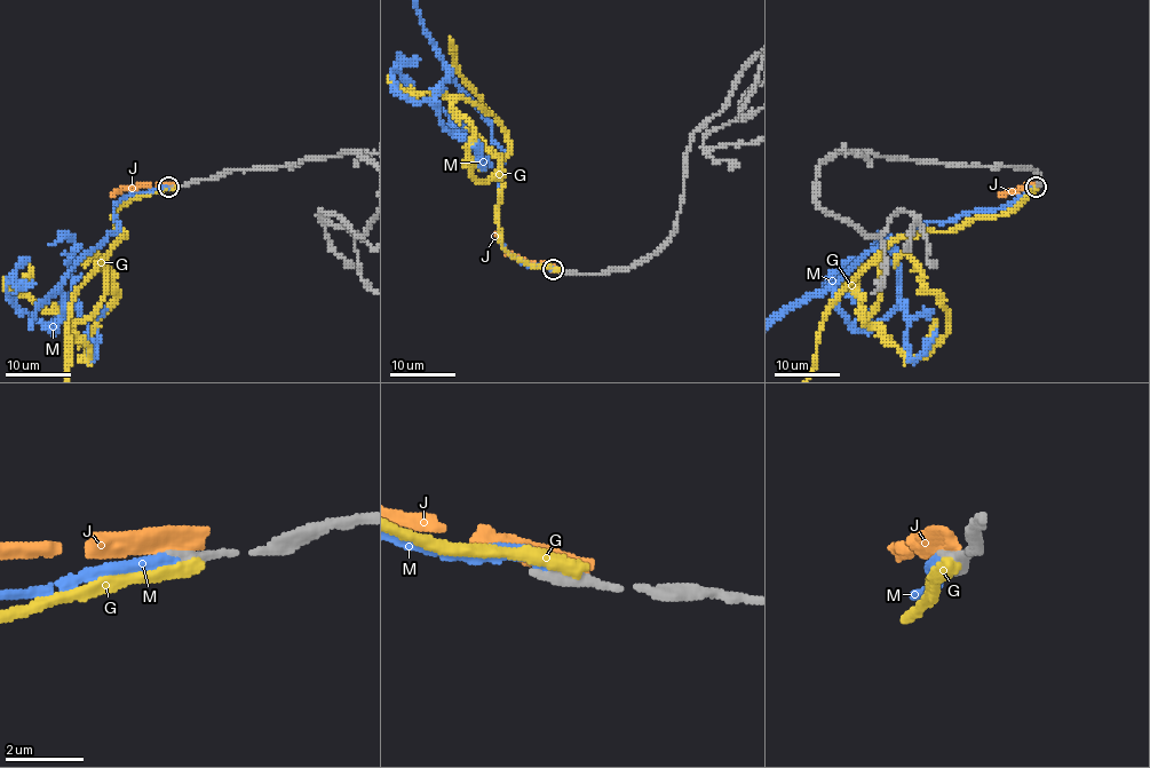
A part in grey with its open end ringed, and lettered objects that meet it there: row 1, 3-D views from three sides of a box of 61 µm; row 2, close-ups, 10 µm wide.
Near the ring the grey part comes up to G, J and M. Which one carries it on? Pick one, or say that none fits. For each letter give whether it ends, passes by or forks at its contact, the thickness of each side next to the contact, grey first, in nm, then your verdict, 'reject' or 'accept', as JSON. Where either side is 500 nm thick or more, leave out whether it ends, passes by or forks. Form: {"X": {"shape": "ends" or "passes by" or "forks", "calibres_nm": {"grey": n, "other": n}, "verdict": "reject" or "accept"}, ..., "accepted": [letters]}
{"G": {"shape": "ends", "calibres_nm": {"grey": 400, "other": 420}, "verdict": "reject"}, "J": {"calibres_nm": {"grey": 400, "other": 550}, "verdict": "reject"}, "M": {"shape": "ends", "calibres_nm": {"grey": 400, "other": 400}, "verdict": "accept"}, "accepted": ["M"]}

